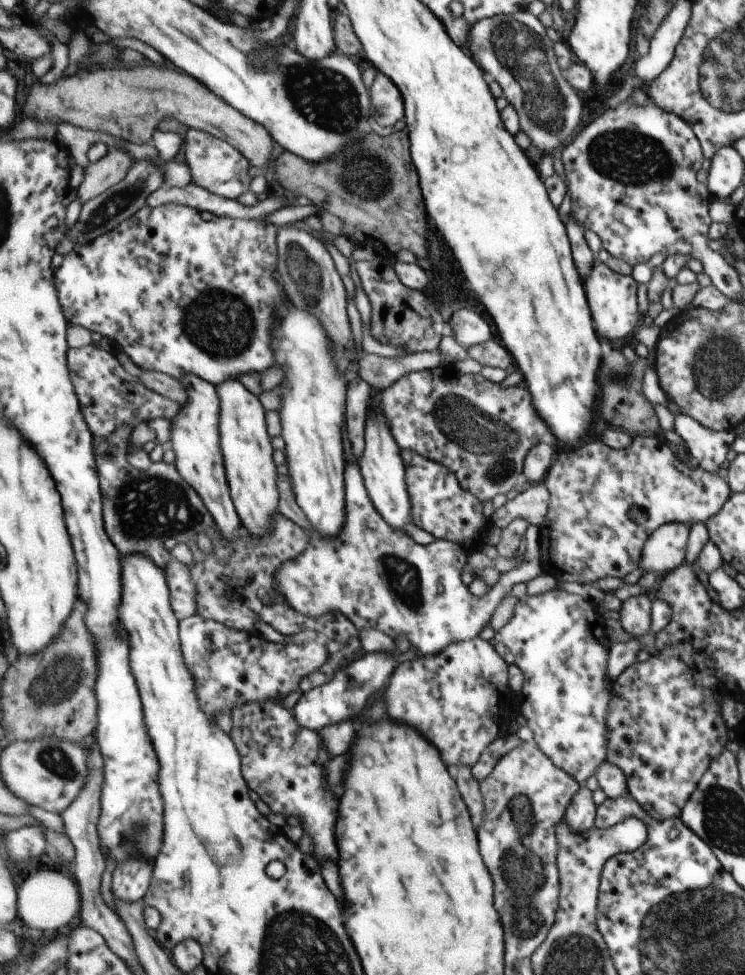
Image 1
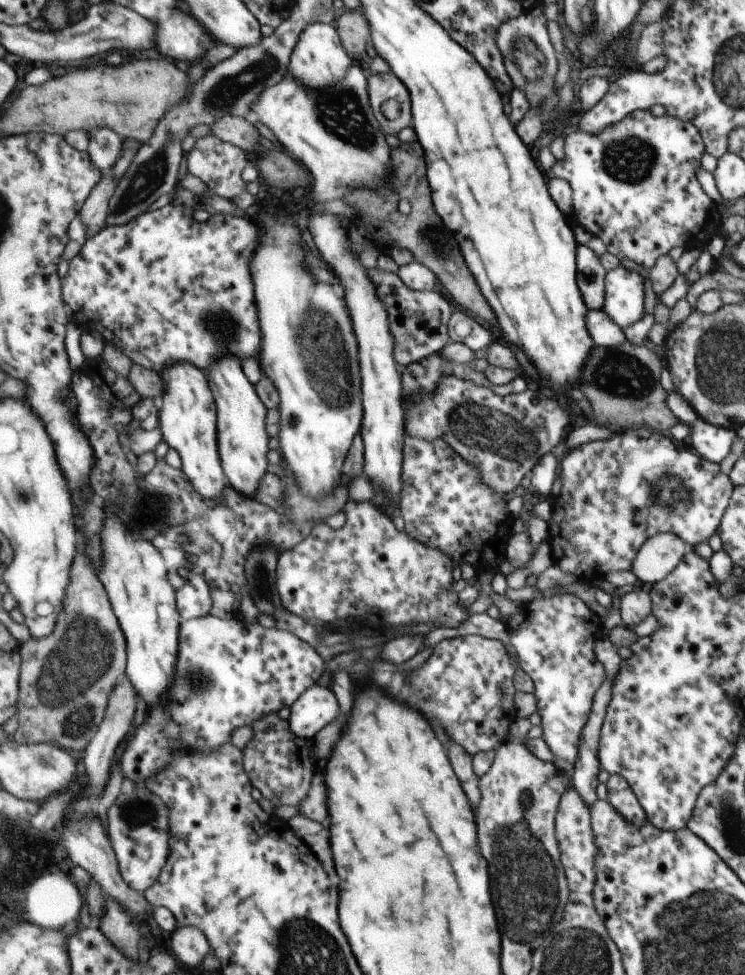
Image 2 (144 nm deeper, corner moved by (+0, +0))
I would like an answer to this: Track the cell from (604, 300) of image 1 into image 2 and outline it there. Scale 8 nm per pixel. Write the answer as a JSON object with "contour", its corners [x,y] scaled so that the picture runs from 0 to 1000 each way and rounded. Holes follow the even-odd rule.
{"contour":[[[828,273],[812,281],[812,312],[807,316],[834,338],[863,322],[863,285]]]}

